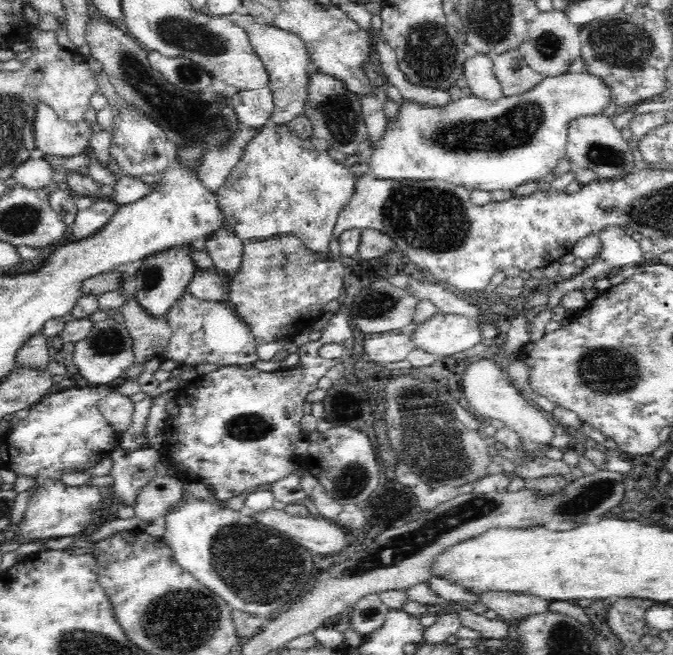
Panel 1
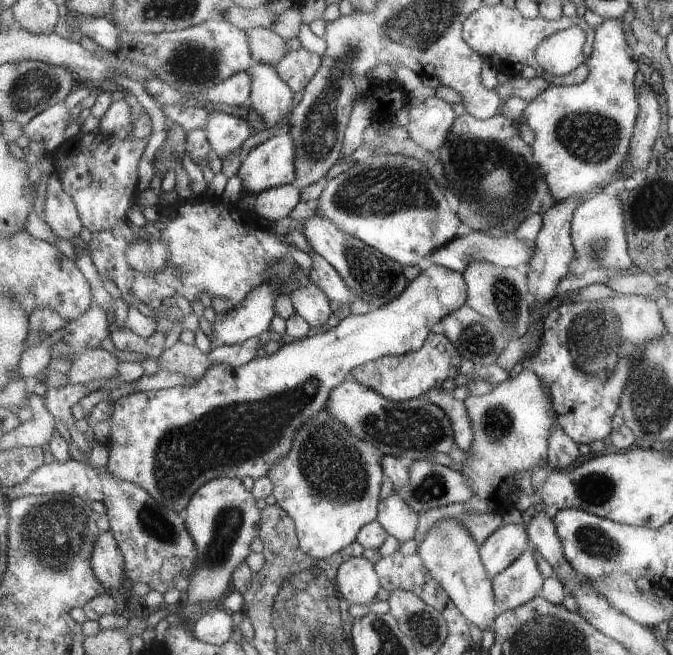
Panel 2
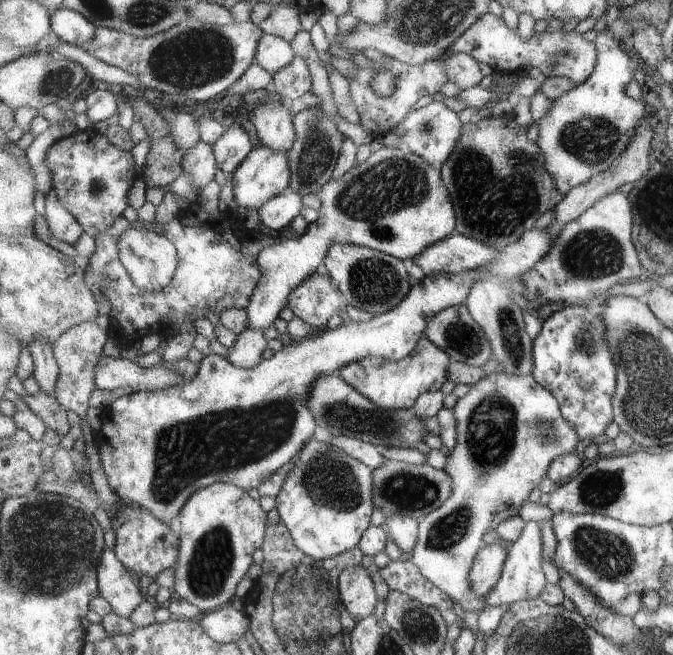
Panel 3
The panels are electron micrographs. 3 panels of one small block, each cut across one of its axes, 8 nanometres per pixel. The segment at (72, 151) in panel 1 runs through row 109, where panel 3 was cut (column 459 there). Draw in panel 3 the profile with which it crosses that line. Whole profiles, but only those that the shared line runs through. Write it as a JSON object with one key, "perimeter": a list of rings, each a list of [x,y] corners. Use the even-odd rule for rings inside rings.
{"perimeter":[[[493,14],[481,16],[453,44],[453,52],[469,54],[482,64],[492,66],[500,74],[524,74],[527,66],[535,66],[545,77],[567,77],[571,82],[580,85],[589,80],[597,68],[597,48],[593,42],[587,42],[577,30],[563,32],[539,32],[532,34],[529,40],[523,40],[519,30],[511,30],[503,18]]]}

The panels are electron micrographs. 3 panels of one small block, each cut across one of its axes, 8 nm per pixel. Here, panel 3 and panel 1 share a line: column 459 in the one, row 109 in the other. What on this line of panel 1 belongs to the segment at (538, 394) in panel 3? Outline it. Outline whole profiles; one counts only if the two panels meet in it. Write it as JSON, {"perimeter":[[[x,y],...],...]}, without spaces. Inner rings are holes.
{"perimeter":[[[568,72],[558,75],[557,77],[544,77],[542,82],[536,84],[534,88],[526,90],[526,92],[522,92],[522,94],[507,97],[502,96],[496,100],[496,102],[484,101],[471,94],[460,97],[455,101],[451,100],[449,103],[446,103],[446,106],[426,107],[404,99],[403,105],[397,112],[395,121],[389,120],[387,122],[386,134],[371,154],[371,160],[368,162],[371,175],[382,181],[444,181],[454,184],[455,186],[466,188],[469,192],[474,190],[488,191],[489,193],[496,190],[514,191],[515,188],[518,188],[522,184],[540,182],[551,177],[554,167],[558,164],[558,160],[564,158],[567,154],[567,138],[569,137],[568,125],[580,117],[600,115],[610,104],[610,95],[608,94],[610,94],[610,89],[608,89],[606,85],[602,85],[598,77],[586,72]]]}

